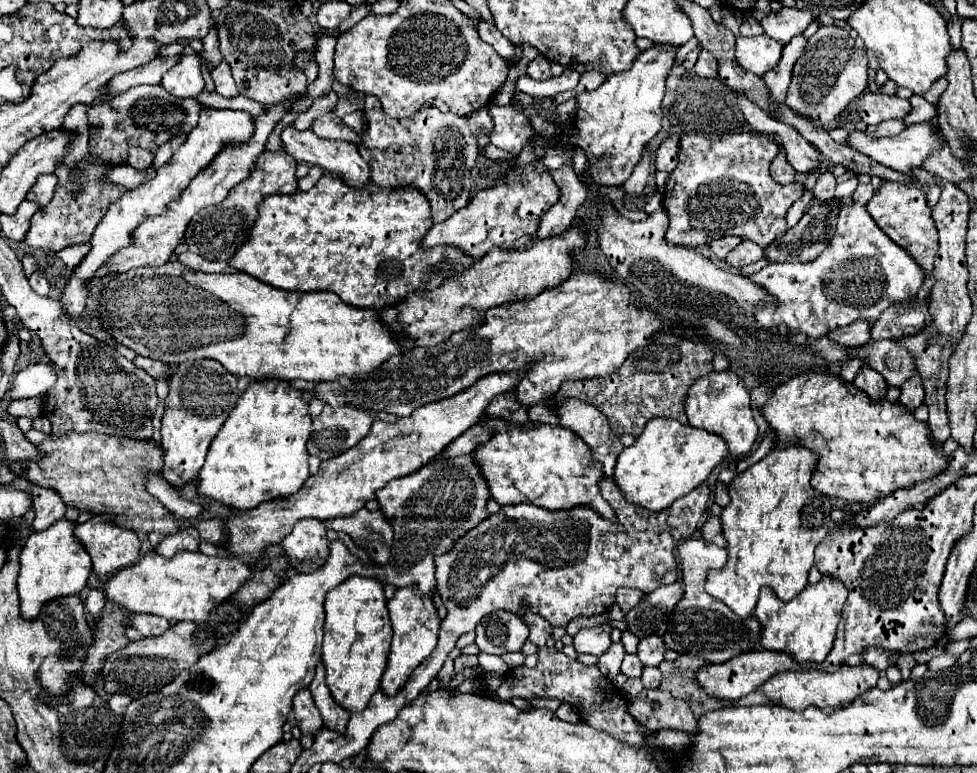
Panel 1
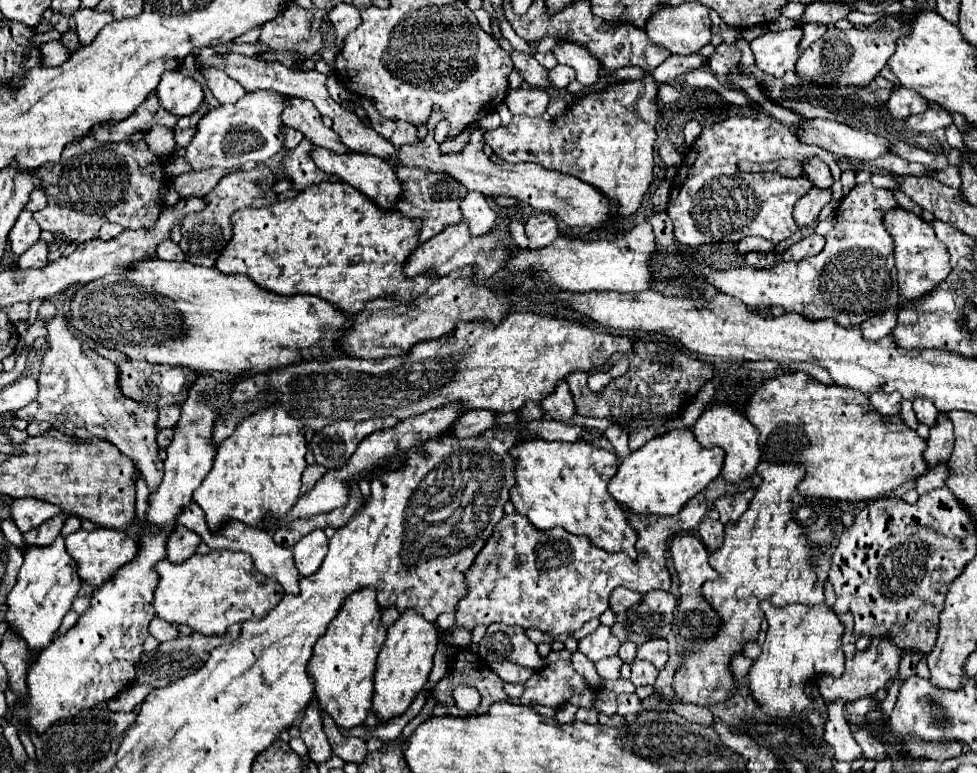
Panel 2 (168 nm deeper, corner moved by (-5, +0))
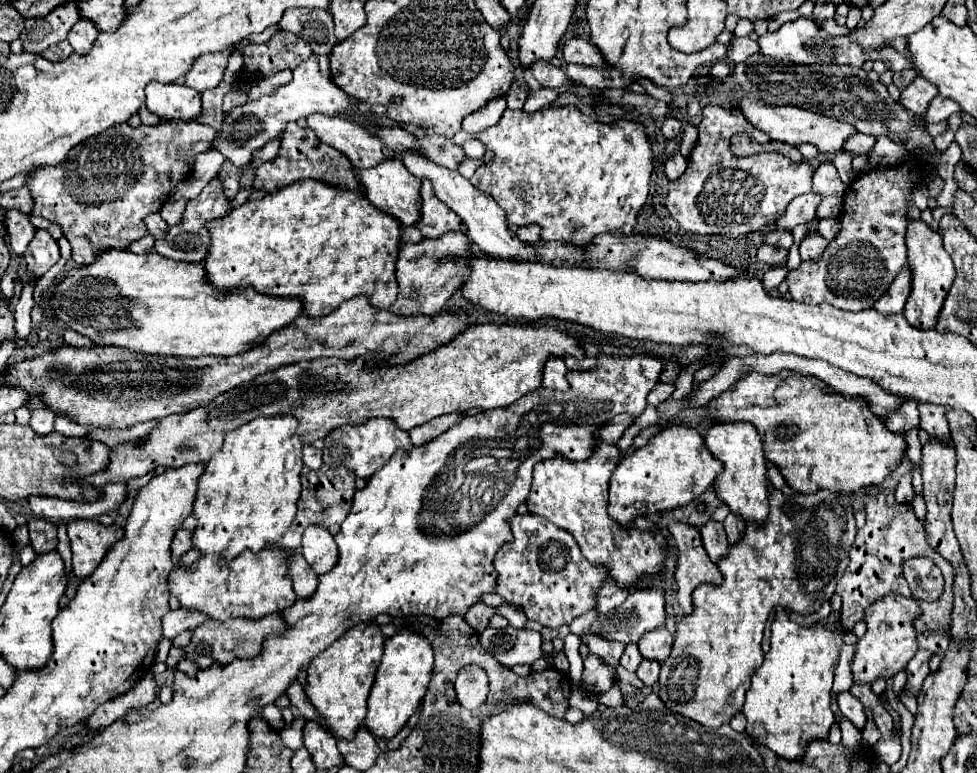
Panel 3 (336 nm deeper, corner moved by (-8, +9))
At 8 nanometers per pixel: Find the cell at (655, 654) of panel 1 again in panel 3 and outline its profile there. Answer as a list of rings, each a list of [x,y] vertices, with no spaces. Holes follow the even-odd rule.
[[[656,629],[656,631],[648,631],[648,635],[644,635],[638,641],[638,649],[642,653],[644,659],[654,659],[664,663],[672,651],[672,635],[668,629]]]

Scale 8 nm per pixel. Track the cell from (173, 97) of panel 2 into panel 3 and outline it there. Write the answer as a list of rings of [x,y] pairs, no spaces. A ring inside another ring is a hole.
[[[148,83],[146,107],[162,119],[194,119],[200,109],[200,93],[184,83]]]

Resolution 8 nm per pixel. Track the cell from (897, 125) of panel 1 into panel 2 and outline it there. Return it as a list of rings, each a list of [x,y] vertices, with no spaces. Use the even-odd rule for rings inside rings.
[[[925,110],[921,114],[915,114],[915,116],[909,116],[907,120],[907,126],[917,130],[917,132],[935,132],[937,128],[947,128],[953,124],[953,118],[949,112],[945,110]]]

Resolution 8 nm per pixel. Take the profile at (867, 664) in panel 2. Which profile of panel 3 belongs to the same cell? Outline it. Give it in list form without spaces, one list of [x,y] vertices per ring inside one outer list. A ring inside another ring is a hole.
[[[886,595],[884,599],[872,603],[864,617],[868,631],[862,639],[858,639],[856,653],[852,657],[852,677],[854,683],[872,683],[876,679],[890,679],[898,671],[902,671],[912,655],[918,651],[916,645],[916,629],[912,627],[912,619],[920,613],[918,603],[900,595]]]

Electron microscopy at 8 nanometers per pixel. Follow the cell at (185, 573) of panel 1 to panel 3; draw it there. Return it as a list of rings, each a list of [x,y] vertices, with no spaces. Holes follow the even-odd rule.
[[[264,549],[260,553],[244,551],[232,561],[216,555],[202,555],[192,565],[174,565],[168,575],[170,595],[180,601],[182,609],[200,611],[216,621],[230,621],[236,617],[264,617],[278,613],[296,601],[292,581],[286,573],[284,551]]]

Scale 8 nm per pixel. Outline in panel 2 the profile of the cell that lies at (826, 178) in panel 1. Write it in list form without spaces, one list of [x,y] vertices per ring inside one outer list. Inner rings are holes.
[[[811,188],[797,204],[793,210],[793,218],[797,226],[809,226],[817,220],[819,212],[823,210],[825,204],[829,204],[831,200],[831,190],[819,190],[819,188]]]

